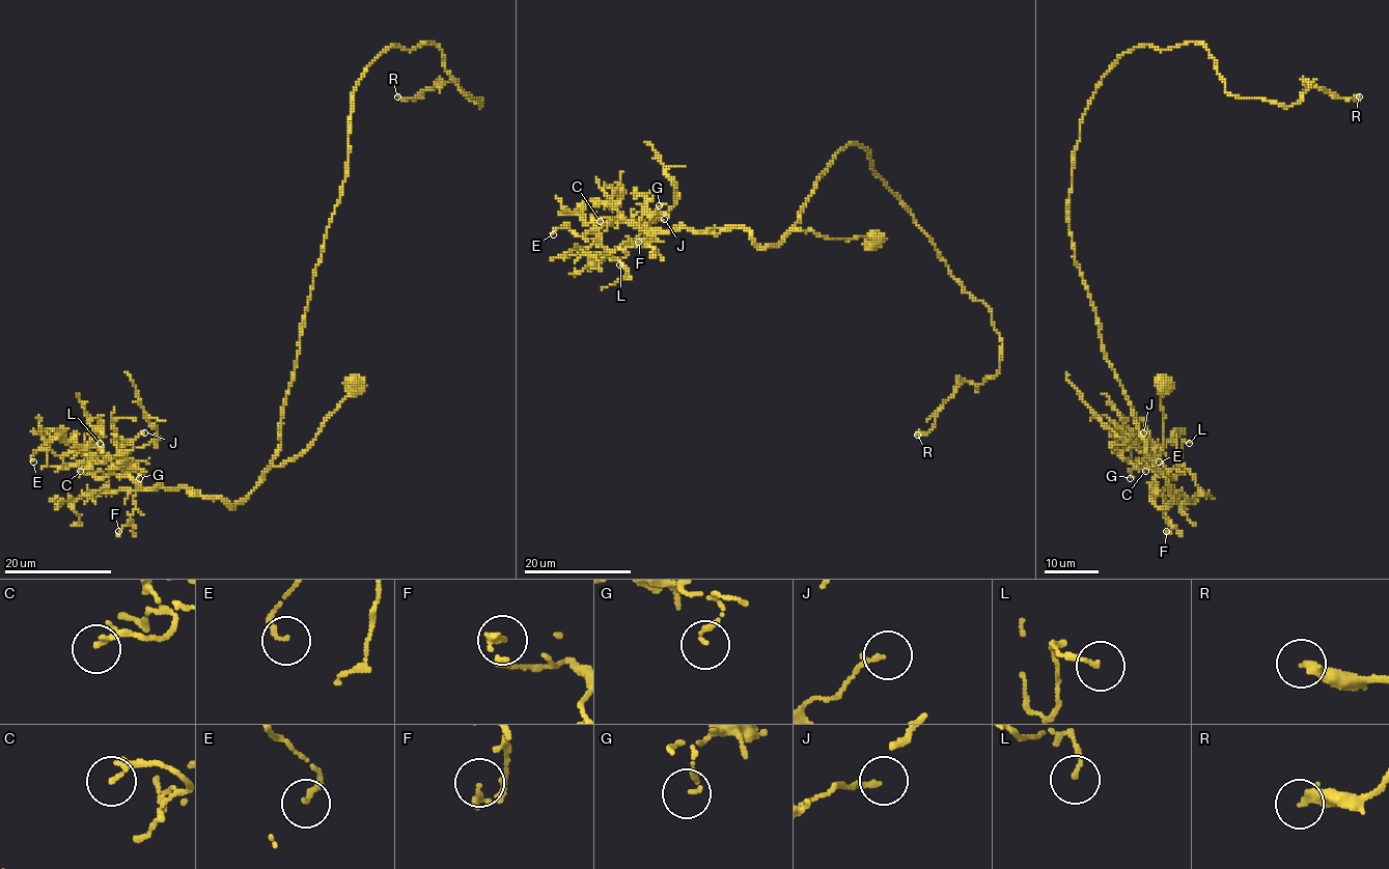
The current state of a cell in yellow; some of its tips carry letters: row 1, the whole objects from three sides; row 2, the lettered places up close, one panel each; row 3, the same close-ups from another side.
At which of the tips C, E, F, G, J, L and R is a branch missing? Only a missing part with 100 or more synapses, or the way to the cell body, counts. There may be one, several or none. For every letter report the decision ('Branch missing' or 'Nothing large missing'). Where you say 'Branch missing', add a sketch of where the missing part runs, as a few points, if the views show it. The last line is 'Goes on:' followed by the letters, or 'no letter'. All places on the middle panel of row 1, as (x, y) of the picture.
C: Nothing large missing
E: Nothing large missing
F: Nothing large missing
G: Nothing large missing
J: Nothing large missing
L: Nothing large missing
R: Nothing large missing
Goes on: no letter

